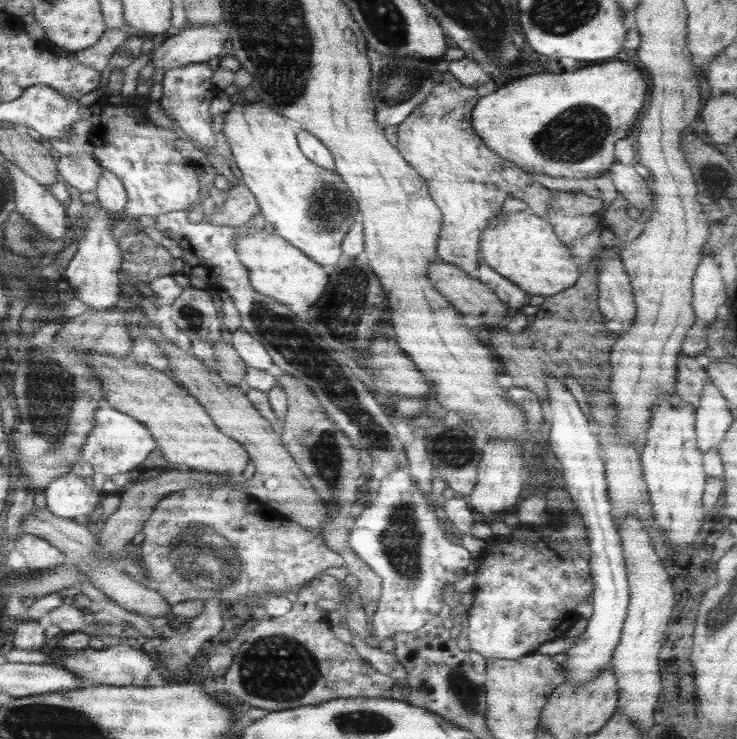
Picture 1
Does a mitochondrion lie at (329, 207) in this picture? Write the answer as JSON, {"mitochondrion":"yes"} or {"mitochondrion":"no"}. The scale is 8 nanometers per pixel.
{"mitochondrion":"yes"}

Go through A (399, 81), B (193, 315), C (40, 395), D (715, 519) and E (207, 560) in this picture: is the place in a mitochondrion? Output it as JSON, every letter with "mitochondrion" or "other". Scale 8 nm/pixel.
{"A":"mitochondrion","B":"mitochondrion","C":"mitochondrion","D":"other","E":"mitochondrion"}

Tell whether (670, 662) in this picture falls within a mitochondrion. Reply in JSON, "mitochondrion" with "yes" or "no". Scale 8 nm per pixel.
{"mitochondrion":"no"}

